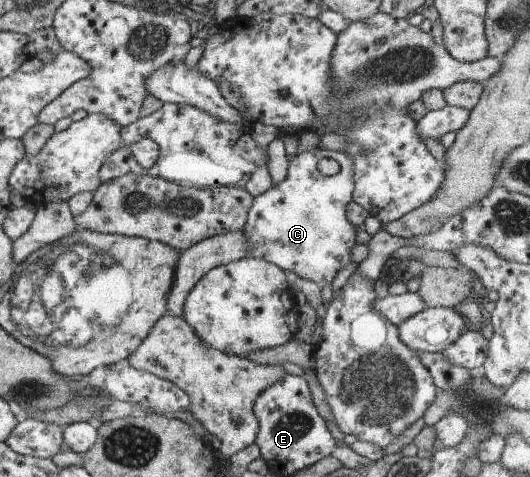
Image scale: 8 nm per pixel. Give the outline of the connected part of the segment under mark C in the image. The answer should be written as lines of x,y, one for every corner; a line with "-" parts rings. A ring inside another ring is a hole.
315,148
291,157
286,178
277,186
271,186
269,191
254,198
250,207
243,229
250,243
249,256
266,259
285,271
289,269
300,278
315,281
320,287
331,285
335,275
360,256
363,249
364,237
361,230
354,226
346,216
347,206
353,199
353,166
353,160
345,152
337,150
-
323,157
335,159
340,165
339,173
331,177
321,175
317,169
317,163

